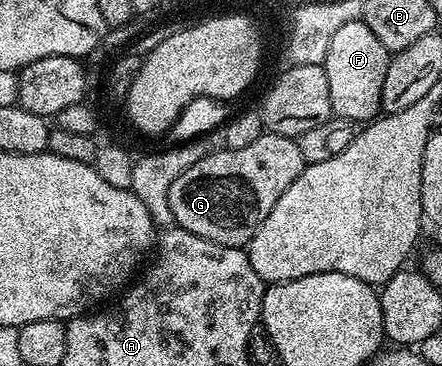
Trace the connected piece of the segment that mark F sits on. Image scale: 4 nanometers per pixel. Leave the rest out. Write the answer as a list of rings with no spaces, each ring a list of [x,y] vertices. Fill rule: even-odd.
[[[363,20],[347,24],[335,32],[327,47],[324,67],[331,88],[331,108],[336,117],[348,118],[354,124],[365,124],[382,113],[383,80],[387,76],[390,57],[391,51],[379,44],[379,36],[375,36]]]

